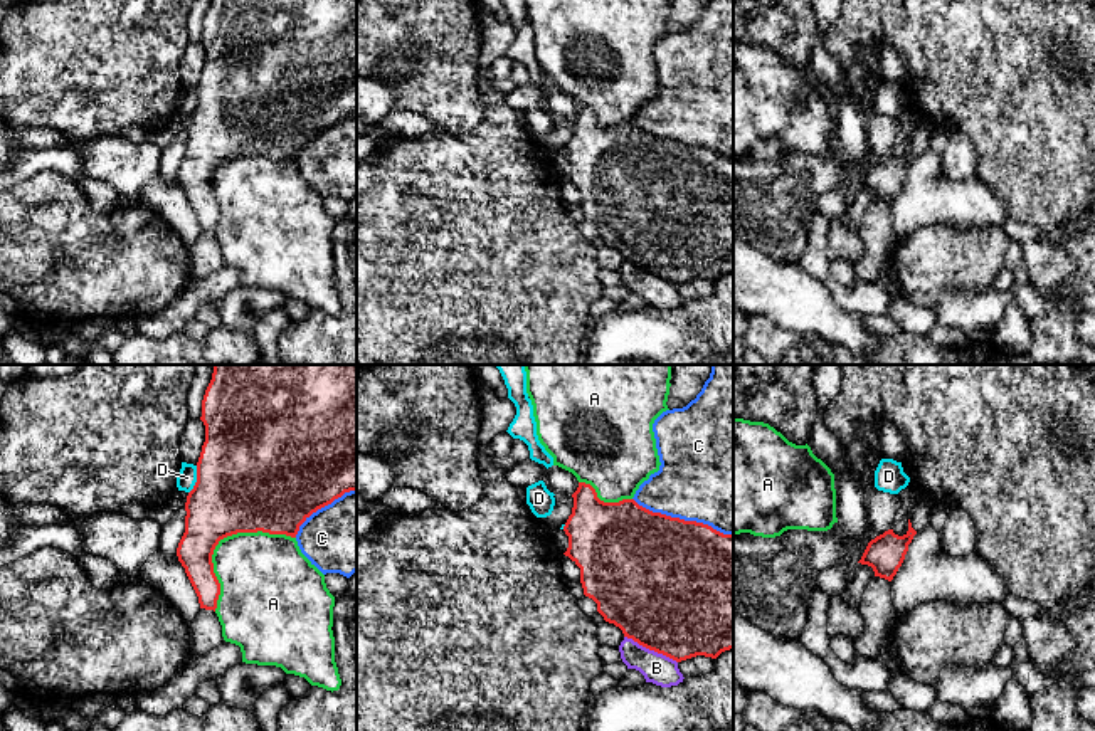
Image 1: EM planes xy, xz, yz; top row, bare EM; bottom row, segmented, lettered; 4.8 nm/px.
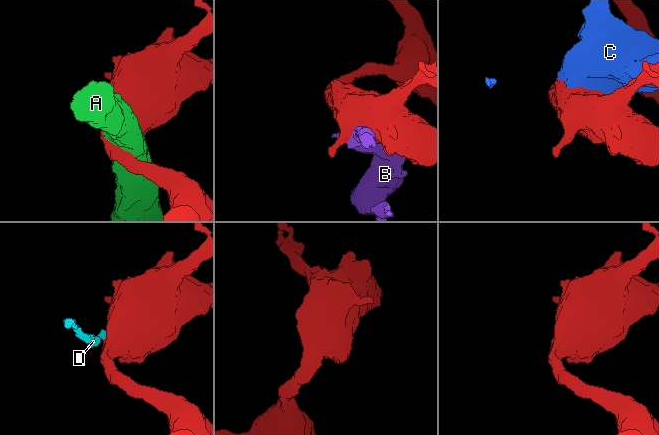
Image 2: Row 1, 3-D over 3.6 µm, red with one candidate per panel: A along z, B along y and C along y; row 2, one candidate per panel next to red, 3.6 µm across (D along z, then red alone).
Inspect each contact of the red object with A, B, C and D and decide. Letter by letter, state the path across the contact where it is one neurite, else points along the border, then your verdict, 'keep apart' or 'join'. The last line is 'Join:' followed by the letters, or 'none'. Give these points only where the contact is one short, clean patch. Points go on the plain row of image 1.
A: keep apart
B: keep apart
C: keep apart
D: along xy (197, 89), (197, 105), (189, 116) | keep apart
Join: none

